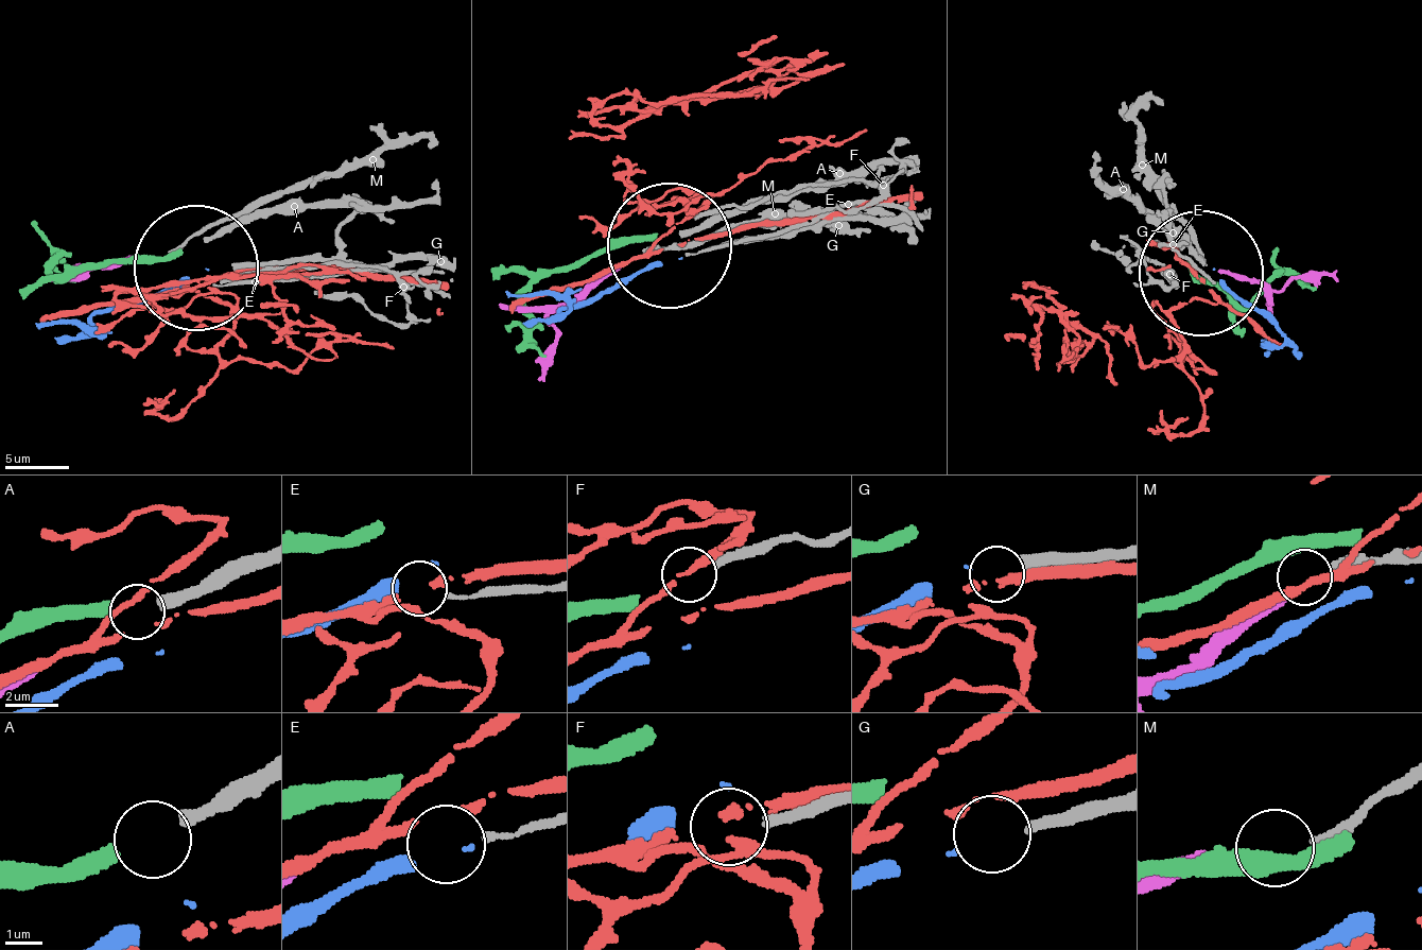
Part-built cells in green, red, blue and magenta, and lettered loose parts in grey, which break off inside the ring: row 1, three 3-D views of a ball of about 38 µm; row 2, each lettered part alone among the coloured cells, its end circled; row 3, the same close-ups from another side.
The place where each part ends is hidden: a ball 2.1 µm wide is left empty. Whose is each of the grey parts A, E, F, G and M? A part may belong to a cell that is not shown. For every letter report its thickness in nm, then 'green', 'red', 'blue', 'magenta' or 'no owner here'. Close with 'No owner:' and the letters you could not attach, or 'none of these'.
A: 380 nm thick; green
E: 160 nm thick; no owner here
F: 280 nm thick; no owner here
G: 340 nm thick; blue
M: 280 nm thick; magenta
No owner: E, F

